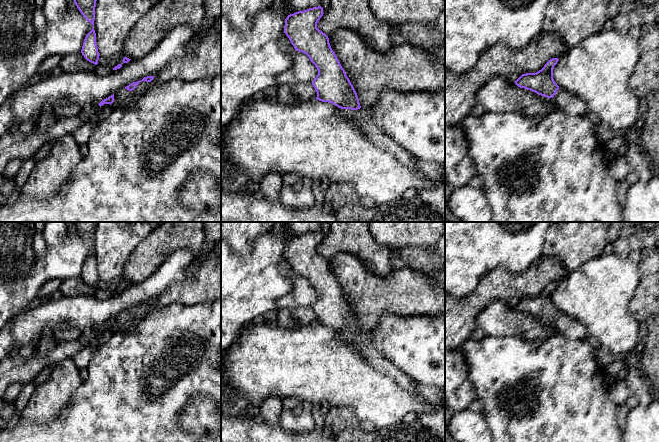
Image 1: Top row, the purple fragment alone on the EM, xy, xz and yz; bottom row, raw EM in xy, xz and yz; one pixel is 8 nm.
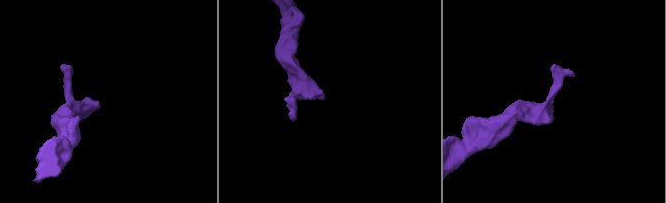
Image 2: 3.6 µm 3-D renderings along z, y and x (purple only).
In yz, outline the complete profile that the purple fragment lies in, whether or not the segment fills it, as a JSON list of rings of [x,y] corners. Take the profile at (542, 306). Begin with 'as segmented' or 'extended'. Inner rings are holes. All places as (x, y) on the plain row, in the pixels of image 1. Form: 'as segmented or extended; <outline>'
extended; [[[552,282],[538,296],[522,298],[514,306],[520,312],[525,312],[547,322],[553,322],[556,330],[569,340],[586,340],[588,330],[583,323],[555,307],[553,293],[558,284],[558,282]]]

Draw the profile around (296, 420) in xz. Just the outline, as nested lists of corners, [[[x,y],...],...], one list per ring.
[[[302,407],[292,409],[283,409],[279,425],[288,432],[292,433],[307,433],[316,427],[311,413],[305,412]]]

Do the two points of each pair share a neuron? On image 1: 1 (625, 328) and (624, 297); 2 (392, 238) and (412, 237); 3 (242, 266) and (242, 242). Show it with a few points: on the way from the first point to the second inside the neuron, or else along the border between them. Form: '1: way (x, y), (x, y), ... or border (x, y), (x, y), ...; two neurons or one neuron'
1: way (624, 320), (624, 305); one neuron
2: way (397, 237), (407, 237); one neuron
3: border (257, 236), (247, 254), (235, 254), (231, 251); two neurons

